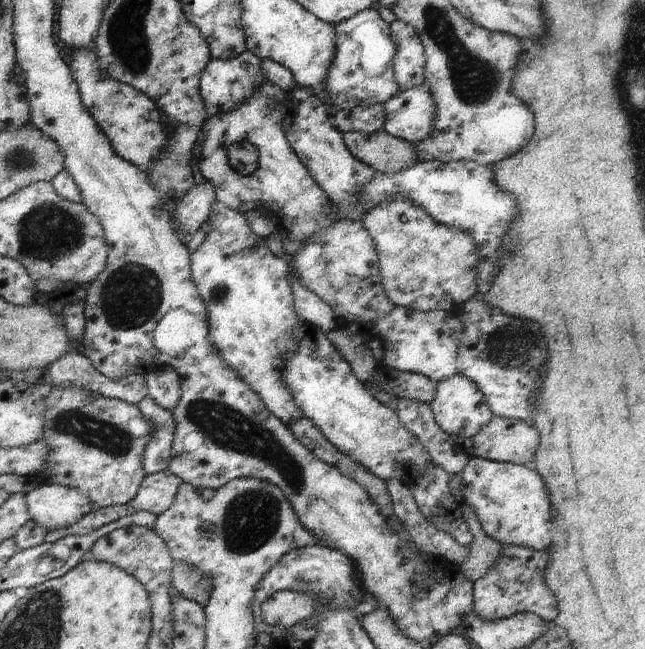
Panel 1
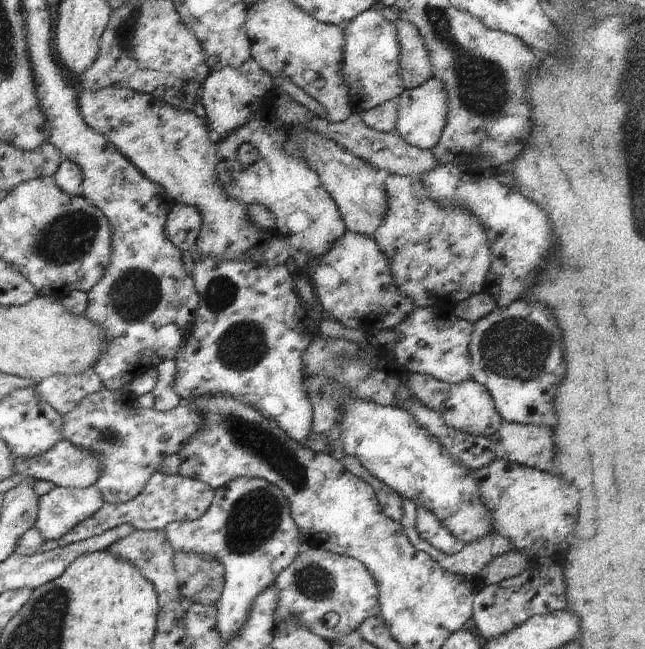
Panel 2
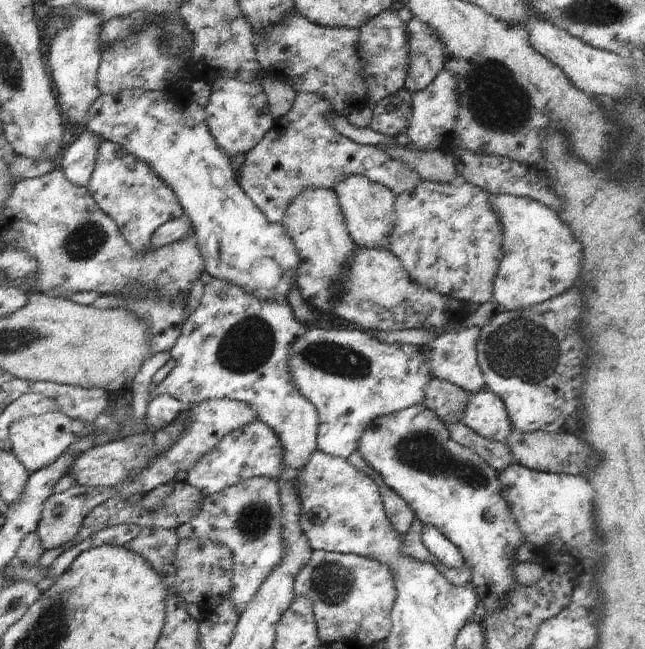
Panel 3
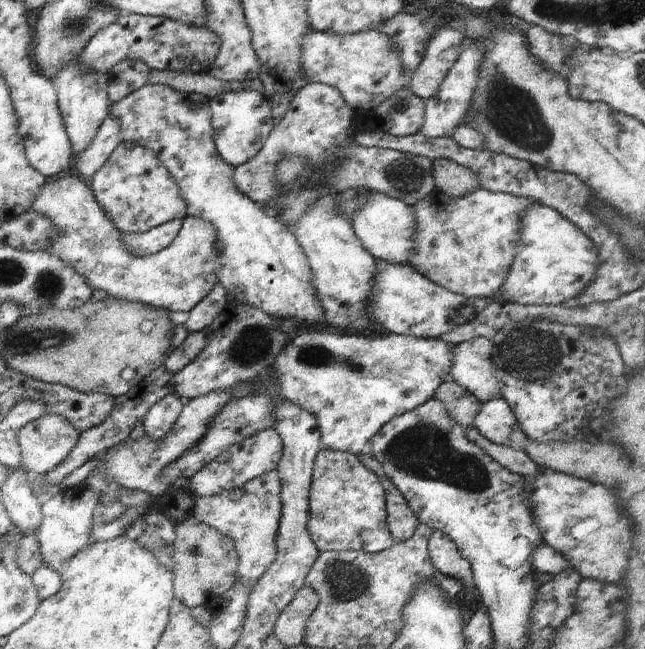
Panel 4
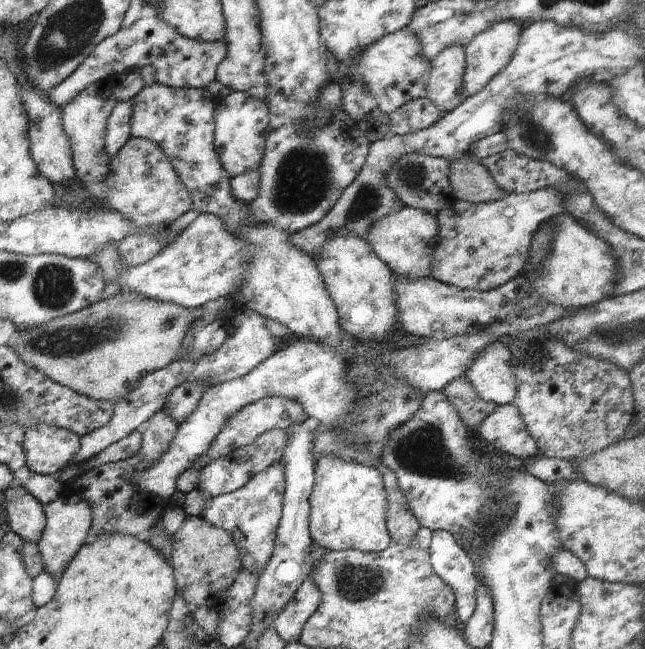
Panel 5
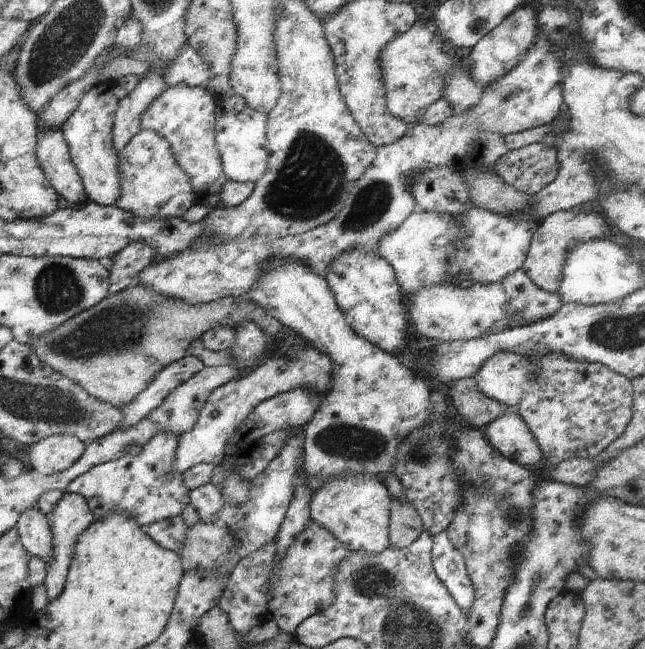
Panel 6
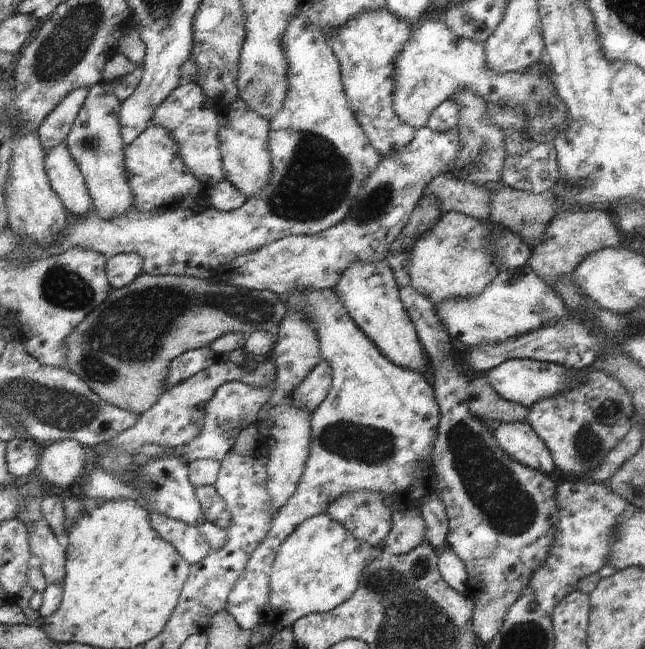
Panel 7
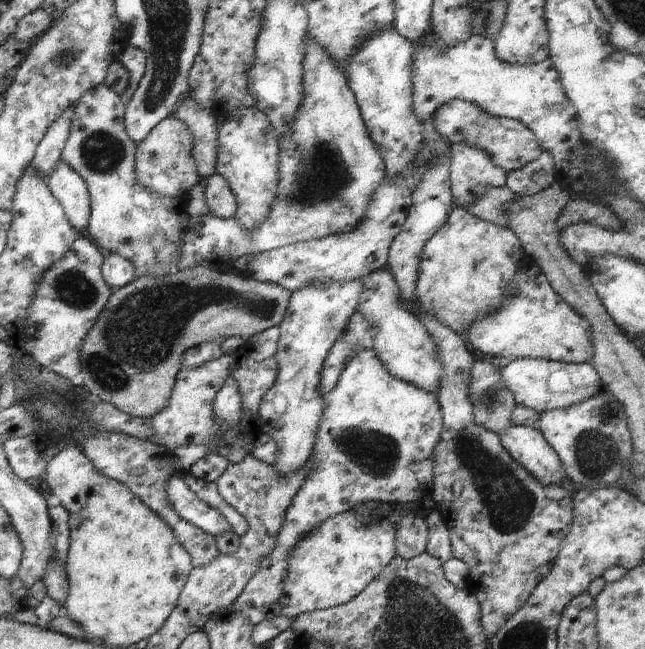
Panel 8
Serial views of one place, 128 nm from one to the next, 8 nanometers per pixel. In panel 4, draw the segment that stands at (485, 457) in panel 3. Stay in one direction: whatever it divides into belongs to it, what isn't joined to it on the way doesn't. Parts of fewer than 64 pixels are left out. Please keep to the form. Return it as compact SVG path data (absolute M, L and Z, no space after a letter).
M473 427L463 428L463 434L469 442L480 448L491 460L494 460L501 466L513 472L513 474L522 475L524 478L535 478L542 473L535 462L531 462L523 451L516 451L512 448L497 446L483 438Z

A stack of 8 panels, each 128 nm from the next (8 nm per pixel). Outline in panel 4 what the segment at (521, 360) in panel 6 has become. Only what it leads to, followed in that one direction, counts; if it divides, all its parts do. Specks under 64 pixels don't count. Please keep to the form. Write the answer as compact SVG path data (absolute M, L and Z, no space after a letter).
M469 338L454 345L454 360L447 379L455 381L479 401L501 399L499 382L494 376L491 356L494 342L486 338Z

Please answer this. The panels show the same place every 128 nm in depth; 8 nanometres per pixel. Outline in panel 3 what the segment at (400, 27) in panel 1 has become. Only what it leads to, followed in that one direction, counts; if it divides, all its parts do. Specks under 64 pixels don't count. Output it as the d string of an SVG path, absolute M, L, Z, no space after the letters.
M420 19L406 24L410 44L410 68L406 79L409 94L427 89L443 69L443 44L432 29Z

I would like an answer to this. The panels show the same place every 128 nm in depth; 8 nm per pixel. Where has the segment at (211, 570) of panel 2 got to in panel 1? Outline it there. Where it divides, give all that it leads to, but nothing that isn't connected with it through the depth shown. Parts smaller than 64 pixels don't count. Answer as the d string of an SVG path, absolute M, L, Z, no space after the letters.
M177 563L173 572L173 587L180 595L205 609L210 604L212 582L196 567Z

